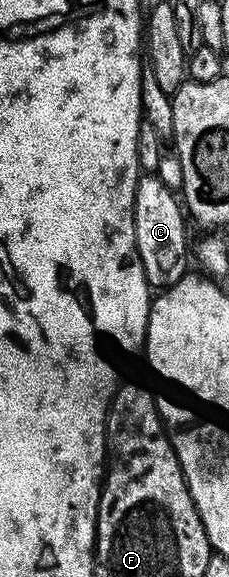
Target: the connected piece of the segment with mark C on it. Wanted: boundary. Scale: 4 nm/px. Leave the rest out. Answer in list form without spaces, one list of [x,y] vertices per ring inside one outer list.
[[[142,174],[139,175],[140,178],[136,180],[136,183],[132,188],[132,244],[136,249],[136,260],[138,256],[137,263],[144,270],[146,275],[146,280],[151,286],[151,289],[154,290],[165,290],[173,286],[176,282],[180,282],[182,276],[187,275],[188,268],[186,268],[186,220],[187,217],[184,215],[183,205],[180,203],[179,197],[176,195],[175,189],[174,192],[161,180],[158,174]]]

